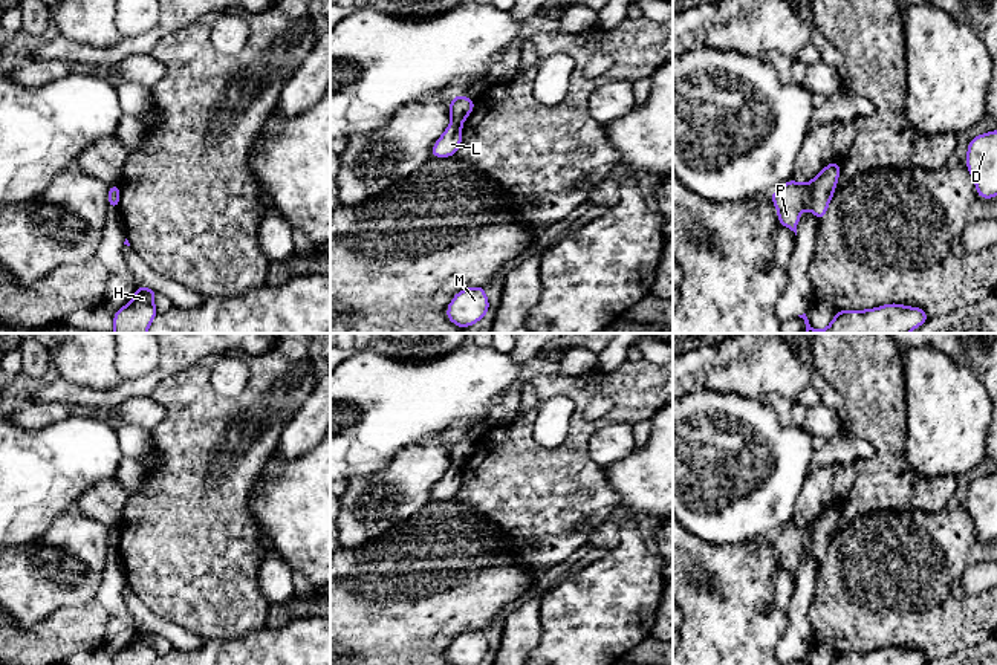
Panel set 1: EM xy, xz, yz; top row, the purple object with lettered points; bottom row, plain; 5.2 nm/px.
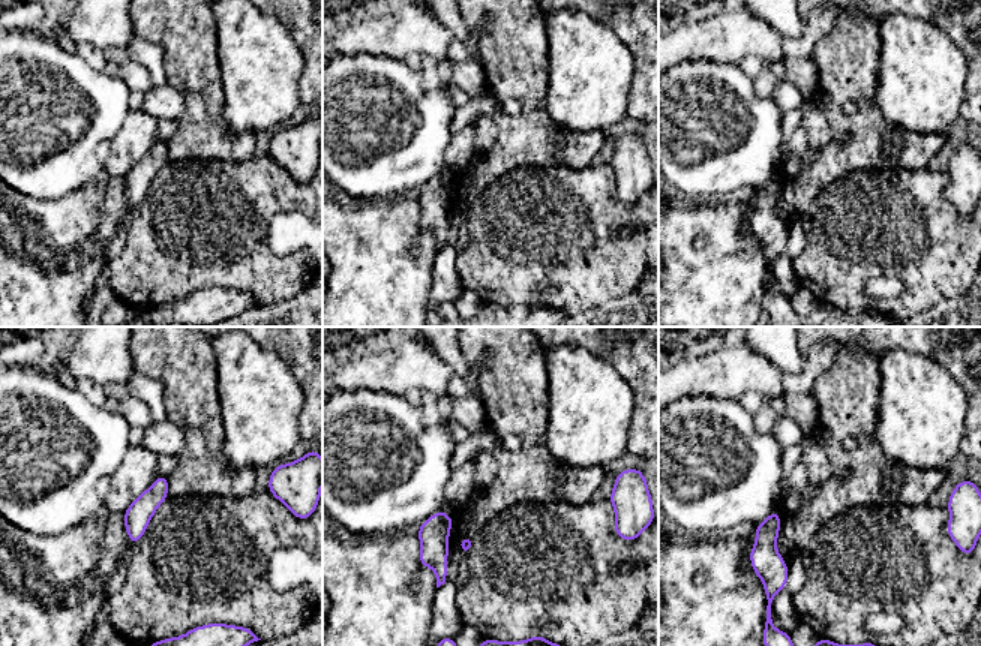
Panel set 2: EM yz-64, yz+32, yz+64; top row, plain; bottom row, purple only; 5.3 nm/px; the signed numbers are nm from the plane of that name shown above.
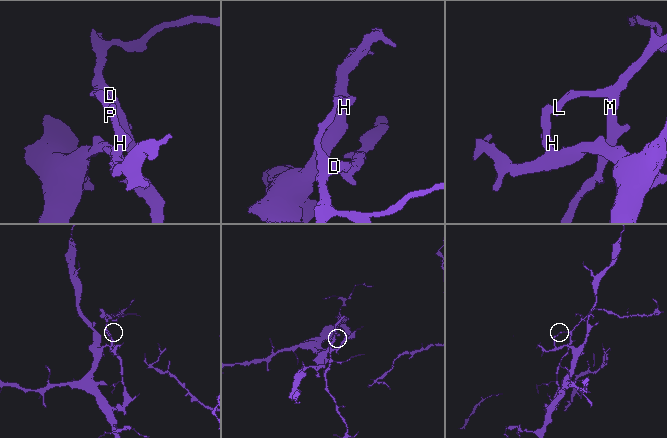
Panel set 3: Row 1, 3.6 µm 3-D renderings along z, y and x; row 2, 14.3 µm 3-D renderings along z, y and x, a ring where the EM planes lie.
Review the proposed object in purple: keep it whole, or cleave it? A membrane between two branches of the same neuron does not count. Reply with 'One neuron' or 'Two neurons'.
Two neurons

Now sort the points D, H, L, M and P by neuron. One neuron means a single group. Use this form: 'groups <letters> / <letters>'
groups D L M / H P

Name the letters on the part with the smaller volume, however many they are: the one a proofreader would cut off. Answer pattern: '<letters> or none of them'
D, L, M

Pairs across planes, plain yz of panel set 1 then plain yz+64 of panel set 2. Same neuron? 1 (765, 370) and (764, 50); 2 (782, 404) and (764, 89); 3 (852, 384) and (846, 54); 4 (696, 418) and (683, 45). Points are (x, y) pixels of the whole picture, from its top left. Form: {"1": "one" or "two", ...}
{"1": "one", "2": "one", "3": "one", "4": "two"}

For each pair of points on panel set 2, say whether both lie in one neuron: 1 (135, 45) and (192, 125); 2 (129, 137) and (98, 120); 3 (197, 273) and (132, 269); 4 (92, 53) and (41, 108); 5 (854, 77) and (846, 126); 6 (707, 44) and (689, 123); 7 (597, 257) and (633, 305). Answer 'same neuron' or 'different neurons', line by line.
1: different neurons
2: different neurons
3: same neuron
4: different neurons
5: same neuron
6: different neurons
7: different neurons

